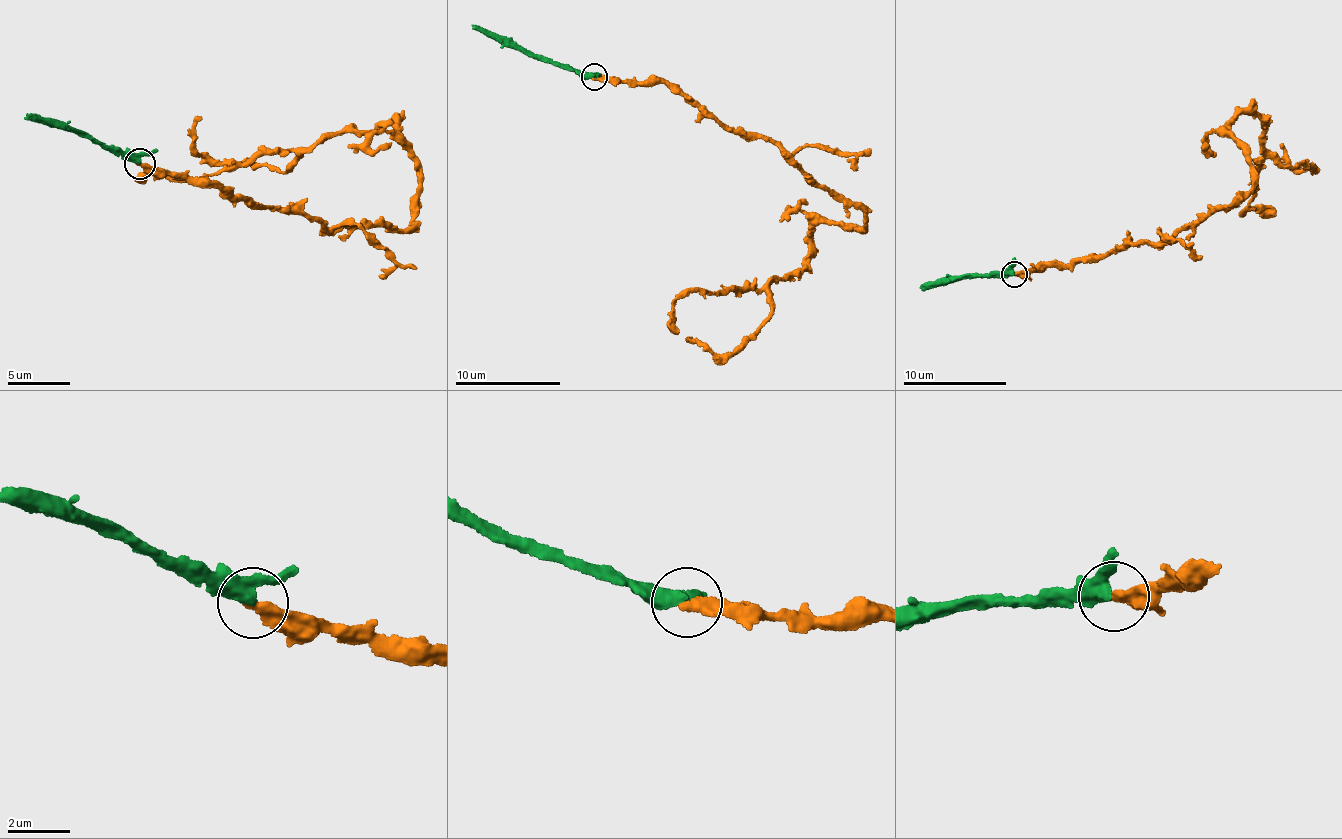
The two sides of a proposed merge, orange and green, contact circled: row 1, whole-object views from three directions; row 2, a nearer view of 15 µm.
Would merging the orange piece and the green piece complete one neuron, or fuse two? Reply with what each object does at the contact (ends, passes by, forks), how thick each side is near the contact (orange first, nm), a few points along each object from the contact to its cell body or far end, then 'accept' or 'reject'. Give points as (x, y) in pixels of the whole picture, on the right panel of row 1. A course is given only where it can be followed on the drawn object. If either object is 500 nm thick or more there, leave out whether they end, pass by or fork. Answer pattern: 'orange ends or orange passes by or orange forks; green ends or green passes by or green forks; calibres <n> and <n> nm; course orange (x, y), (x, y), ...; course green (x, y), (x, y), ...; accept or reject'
orange ends; green passes by; calibres 400 and 400 nm; course orange (1015, 275), (1231, 206), (1252, 187), (1241, 114), (1265, 156), (1241, 211), (1274, 217); course green (1015, 275), (976, 275), (949, 283), (920, 286); accept

